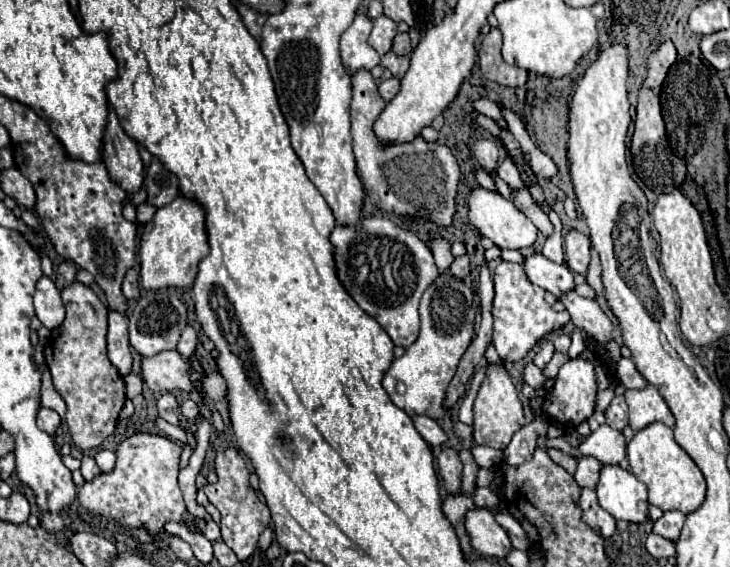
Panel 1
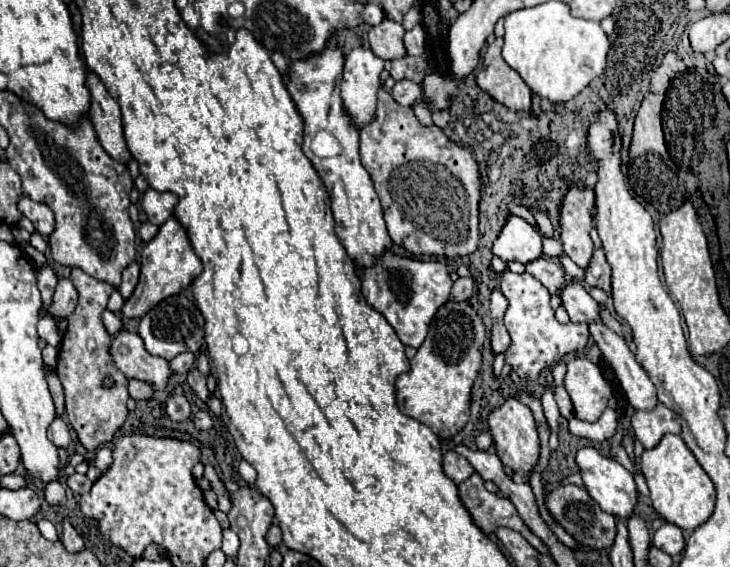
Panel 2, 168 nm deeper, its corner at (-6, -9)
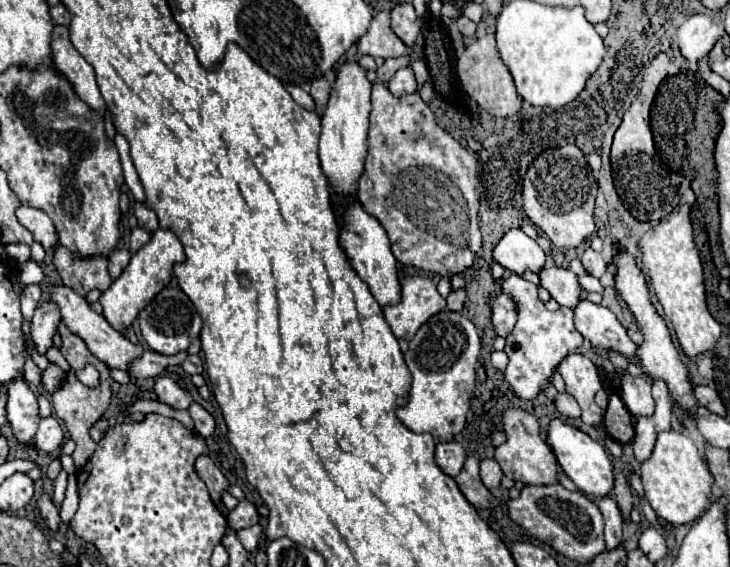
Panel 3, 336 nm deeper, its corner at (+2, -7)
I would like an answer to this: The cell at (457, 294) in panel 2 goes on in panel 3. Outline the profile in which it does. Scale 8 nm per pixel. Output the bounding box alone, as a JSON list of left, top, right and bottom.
[447,290,465,312]

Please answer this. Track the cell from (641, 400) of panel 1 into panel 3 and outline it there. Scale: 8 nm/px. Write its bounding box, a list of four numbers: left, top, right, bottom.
[631,380,673,462]

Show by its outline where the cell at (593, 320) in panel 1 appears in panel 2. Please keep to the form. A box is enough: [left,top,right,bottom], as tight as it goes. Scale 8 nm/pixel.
[589,320,657,410]

